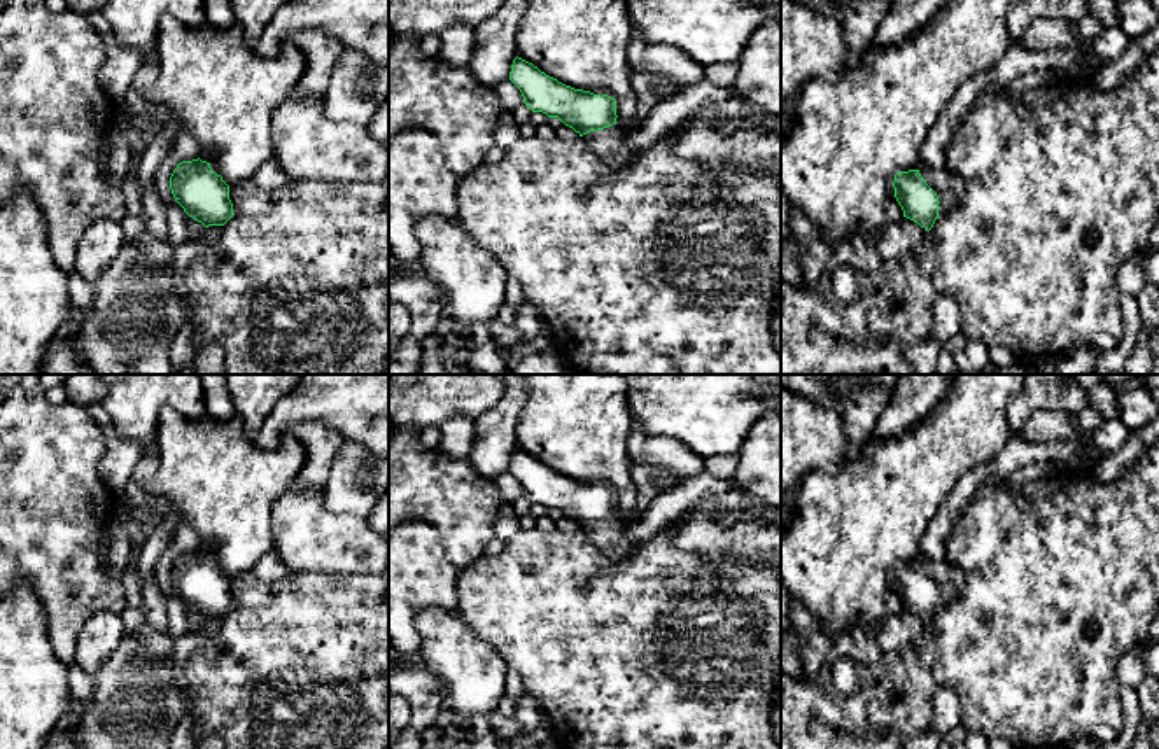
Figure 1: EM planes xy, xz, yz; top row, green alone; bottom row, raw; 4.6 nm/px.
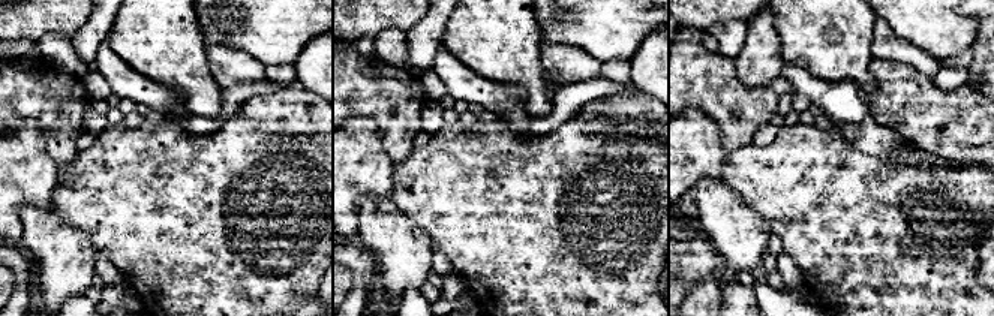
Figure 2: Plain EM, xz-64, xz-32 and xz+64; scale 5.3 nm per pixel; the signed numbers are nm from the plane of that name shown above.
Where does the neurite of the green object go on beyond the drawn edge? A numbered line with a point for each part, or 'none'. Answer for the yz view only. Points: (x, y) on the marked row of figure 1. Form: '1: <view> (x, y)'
1: yz (951, 191)

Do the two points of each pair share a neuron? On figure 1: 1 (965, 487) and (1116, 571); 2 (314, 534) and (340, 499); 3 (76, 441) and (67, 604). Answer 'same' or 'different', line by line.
1: different
2: different
3: same

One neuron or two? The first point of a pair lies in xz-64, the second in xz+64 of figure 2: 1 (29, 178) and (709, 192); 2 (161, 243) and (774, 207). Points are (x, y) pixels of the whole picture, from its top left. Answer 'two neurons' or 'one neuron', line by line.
1: two neurons
2: one neuron

